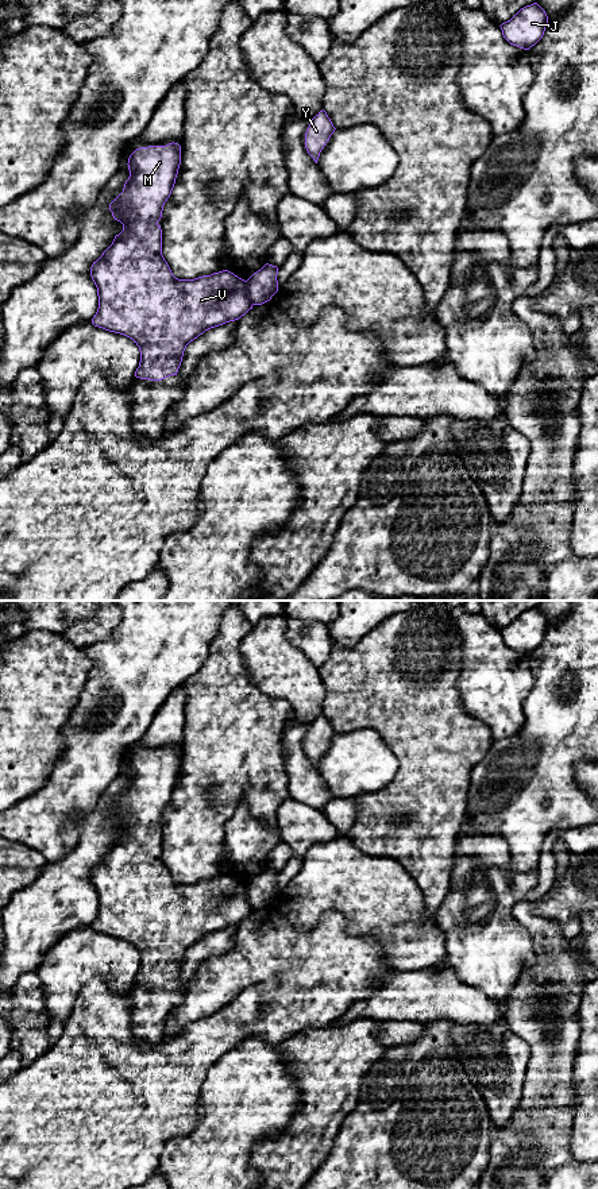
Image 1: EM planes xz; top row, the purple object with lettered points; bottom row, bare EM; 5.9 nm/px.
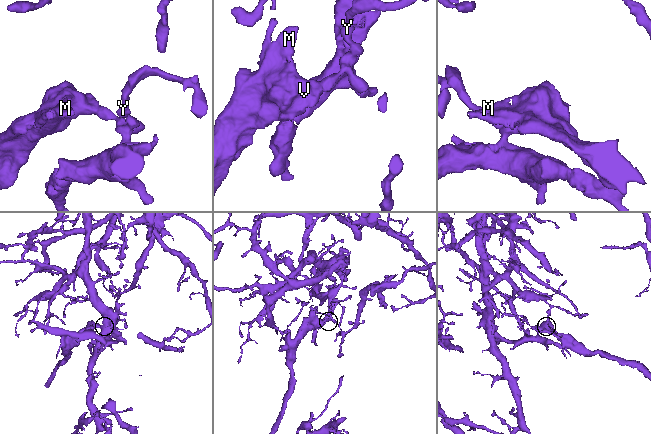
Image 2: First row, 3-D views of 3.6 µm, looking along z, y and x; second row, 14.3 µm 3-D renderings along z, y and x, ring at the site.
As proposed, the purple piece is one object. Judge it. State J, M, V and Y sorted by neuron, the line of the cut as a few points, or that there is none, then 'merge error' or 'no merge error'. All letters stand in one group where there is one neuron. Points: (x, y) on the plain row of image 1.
groups J Y / M V; cut xz (245, 886), (247, 903), (253, 908); merge error

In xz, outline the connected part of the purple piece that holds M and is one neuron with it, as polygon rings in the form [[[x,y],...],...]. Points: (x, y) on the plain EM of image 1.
[[[173,746],[139,752],[130,760],[127,769],[130,781],[123,796],[109,808],[123,835],[90,872],[99,900],[99,914],[92,929],[132,943],[140,956],[135,981],[158,987],[177,980],[190,946],[211,933],[239,924],[252,914],[252,908],[247,902],[246,885],[234,877],[223,875],[194,884],[178,884],[162,860],[158,826],[175,788],[181,750]]]

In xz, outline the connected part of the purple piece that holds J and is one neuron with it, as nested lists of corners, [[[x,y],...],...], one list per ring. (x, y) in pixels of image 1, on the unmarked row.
[[[533,607],[521,613],[510,625],[502,628],[504,642],[513,651],[529,655],[544,640],[548,628],[545,615]]]

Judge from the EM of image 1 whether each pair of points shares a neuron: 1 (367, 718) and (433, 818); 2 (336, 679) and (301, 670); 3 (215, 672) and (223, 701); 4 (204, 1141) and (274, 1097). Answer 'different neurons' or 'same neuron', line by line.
1: same neuron
2: different neurons
3: same neuron
4: same neuron

